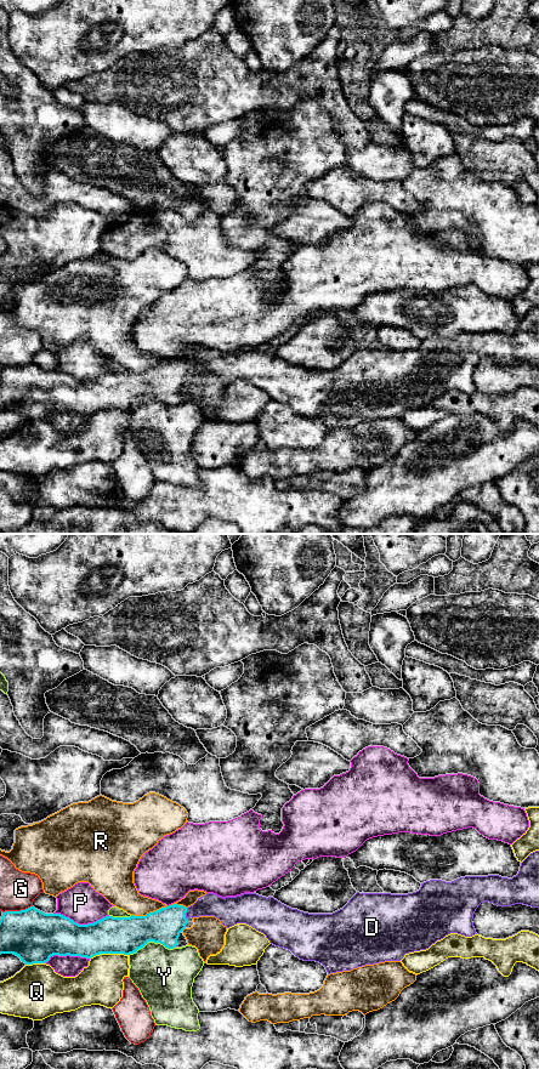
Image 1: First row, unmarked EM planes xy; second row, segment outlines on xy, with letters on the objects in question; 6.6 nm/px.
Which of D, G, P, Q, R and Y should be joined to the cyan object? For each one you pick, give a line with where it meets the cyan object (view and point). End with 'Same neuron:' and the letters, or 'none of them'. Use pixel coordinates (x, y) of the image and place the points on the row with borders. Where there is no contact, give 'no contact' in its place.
D: contact xy (185, 914)
Same neuron: D

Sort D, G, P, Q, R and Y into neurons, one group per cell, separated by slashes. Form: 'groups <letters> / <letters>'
groups D / G / P / Q / R / Y

